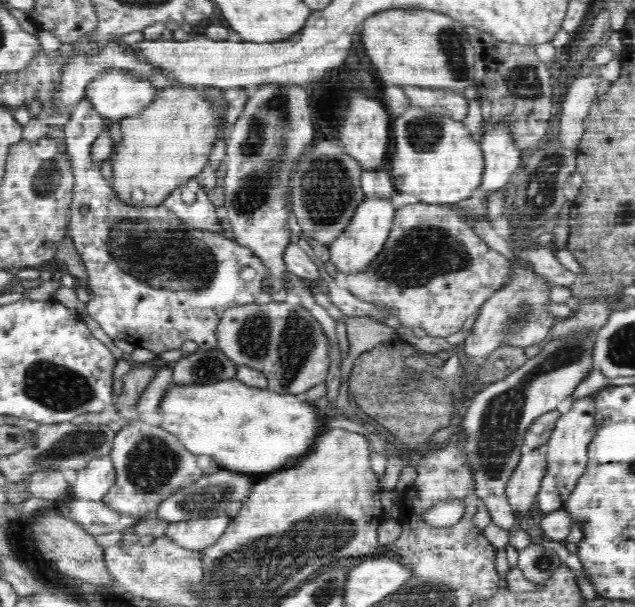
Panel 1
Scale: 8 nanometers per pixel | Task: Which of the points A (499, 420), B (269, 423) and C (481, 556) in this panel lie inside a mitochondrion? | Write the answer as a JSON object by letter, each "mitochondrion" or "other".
{"A":"mitochondrion","B":"other","C":"other"}

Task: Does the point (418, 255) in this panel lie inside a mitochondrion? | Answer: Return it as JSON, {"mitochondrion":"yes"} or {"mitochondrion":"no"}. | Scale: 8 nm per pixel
{"mitochondrion":"yes"}

